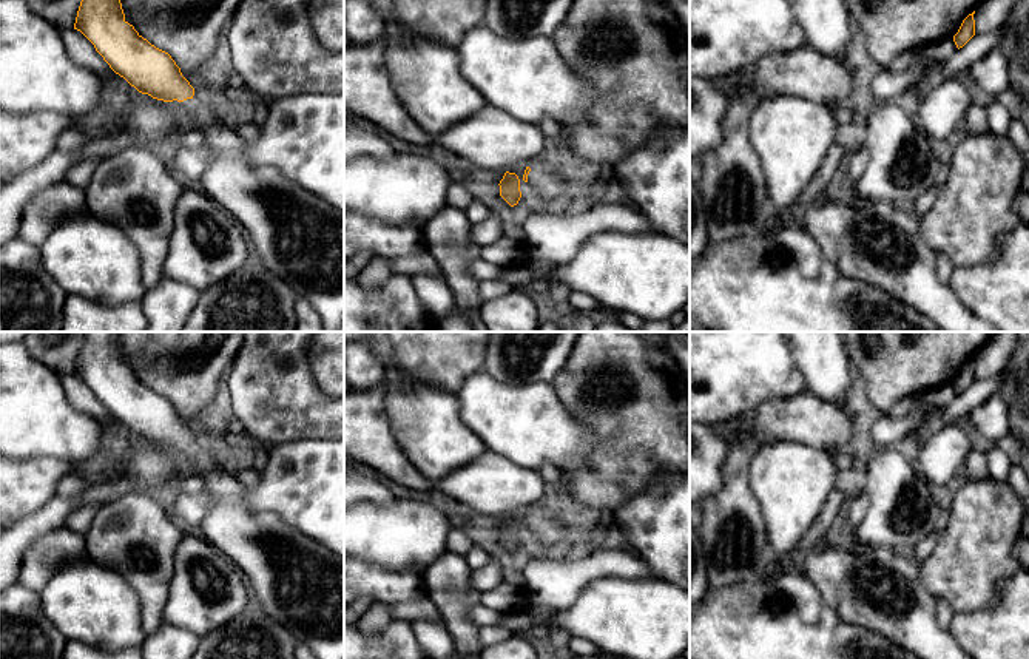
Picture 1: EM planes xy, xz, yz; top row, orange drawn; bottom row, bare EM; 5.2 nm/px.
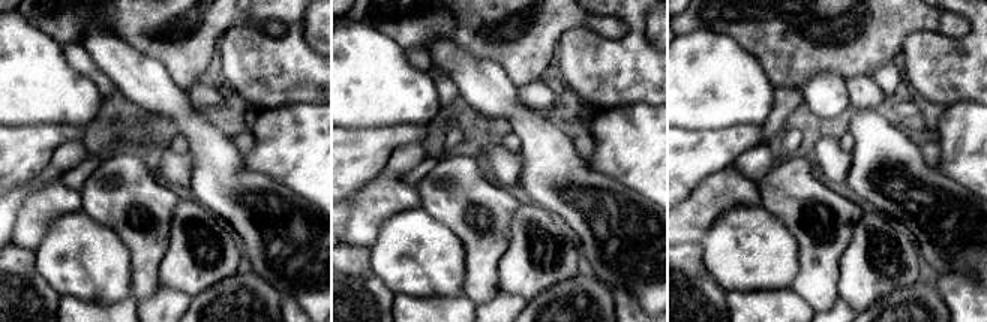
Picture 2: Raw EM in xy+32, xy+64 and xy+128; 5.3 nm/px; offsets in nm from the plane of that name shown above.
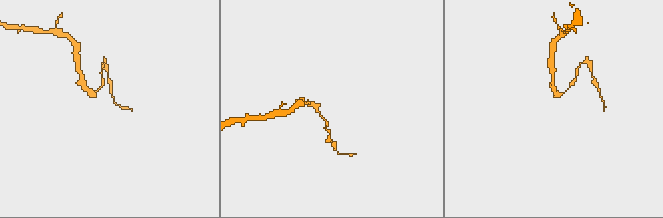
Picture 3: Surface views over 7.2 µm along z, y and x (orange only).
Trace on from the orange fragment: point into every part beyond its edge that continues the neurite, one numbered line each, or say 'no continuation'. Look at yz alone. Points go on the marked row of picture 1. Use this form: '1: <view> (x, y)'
no continuation

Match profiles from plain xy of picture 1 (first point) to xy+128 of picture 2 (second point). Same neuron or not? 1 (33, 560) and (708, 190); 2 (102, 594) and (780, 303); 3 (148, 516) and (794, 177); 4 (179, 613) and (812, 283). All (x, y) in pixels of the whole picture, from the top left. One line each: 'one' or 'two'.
1: one
2: two
3: one
4: two

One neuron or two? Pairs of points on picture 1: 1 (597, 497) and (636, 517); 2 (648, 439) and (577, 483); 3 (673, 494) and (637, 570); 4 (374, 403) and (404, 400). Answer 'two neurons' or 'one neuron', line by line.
1: two neurons
2: one neuron
3: two neurons
4: two neurons

